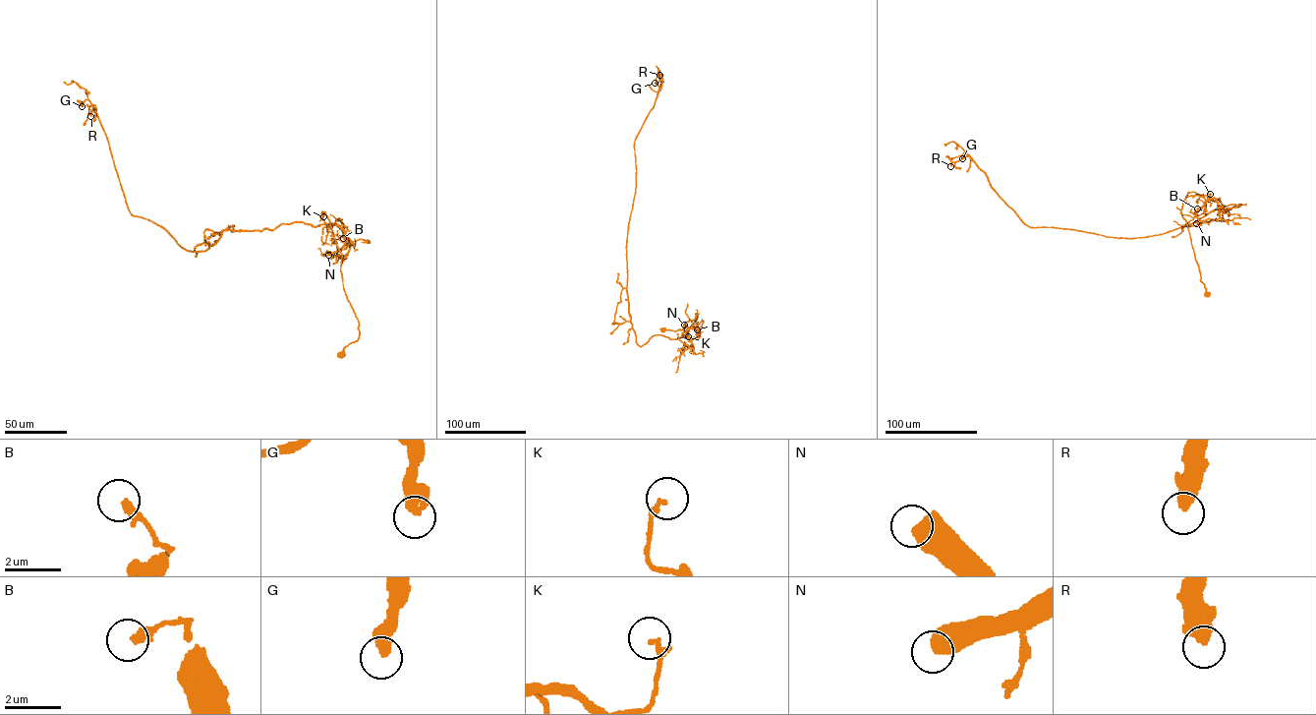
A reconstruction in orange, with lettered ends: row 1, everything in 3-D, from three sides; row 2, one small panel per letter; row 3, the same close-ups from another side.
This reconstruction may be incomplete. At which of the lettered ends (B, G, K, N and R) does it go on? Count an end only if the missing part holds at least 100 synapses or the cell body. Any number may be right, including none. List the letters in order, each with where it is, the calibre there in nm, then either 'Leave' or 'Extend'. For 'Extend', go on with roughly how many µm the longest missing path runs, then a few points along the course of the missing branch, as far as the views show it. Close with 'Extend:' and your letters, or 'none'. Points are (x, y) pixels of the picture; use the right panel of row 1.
B: Place: (1197, 208). Thickness 320 nm. Leave
G: Place: (962, 158). Thickness 420 nm. Leave
K: Place: (1210, 194). Thickness 180 nm. Leave
N: Place: (1196, 223). Thickness 650 nm. Extend. Missing length about 80 µm. Course of what is missing: (1196, 223), (1154, 228), (1158, 230)
R: Place: (950, 166). Thickness 400 nm. Leave
Extend: N

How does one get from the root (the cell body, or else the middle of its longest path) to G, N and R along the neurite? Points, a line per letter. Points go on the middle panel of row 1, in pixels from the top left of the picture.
G: (662, 329), (698, 317), (688, 338), (655, 335), (640, 346), (628, 309), (634, 143), (655, 83)
N: (662, 329), (683, 329), (697, 314), (687, 336), (690, 340), (696, 338), (697, 329), (684, 325)
R: (662, 329), (683, 329), (697, 315), (688, 338), (655, 335), (640, 346), (626, 289), (634, 143), (659, 75)

